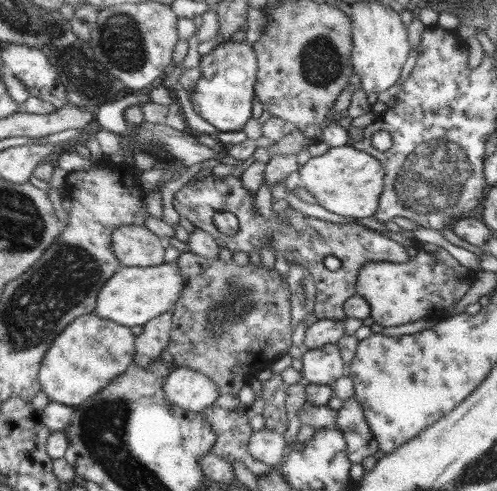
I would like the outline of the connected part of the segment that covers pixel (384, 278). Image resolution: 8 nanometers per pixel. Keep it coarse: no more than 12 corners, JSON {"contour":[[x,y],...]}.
{"contour":[[444,248],[368,262],[356,295],[395,327],[457,303],[476,280]]}

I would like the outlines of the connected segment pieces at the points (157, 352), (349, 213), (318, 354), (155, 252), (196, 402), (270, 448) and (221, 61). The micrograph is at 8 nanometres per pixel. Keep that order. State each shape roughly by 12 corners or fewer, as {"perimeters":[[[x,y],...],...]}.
{"perimeters":[[[172,311],[146,322],[135,336],[133,362],[162,360]],[[349,144],[311,157],[302,187],[344,218],[370,218],[386,171]],[[337,344],[308,349],[301,374],[333,386],[346,374]],[[144,225],[116,227],[121,266],[164,263],[165,241]],[[174,367],[166,400],[195,413],[221,395],[210,377]],[[253,432],[247,452],[277,469],[287,453],[285,436]],[[247,42],[200,58],[194,111],[219,131],[252,116],[257,58]]]}

